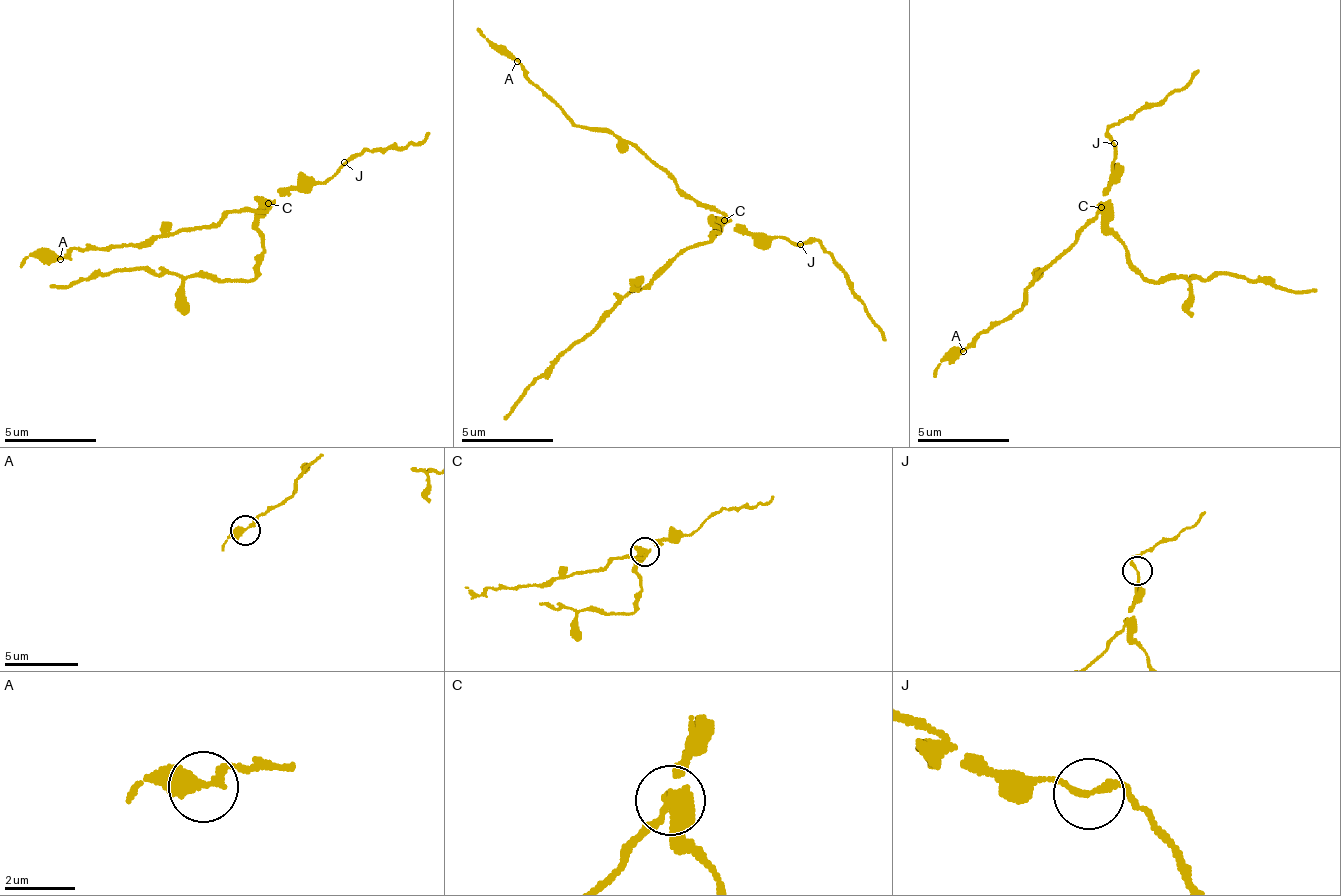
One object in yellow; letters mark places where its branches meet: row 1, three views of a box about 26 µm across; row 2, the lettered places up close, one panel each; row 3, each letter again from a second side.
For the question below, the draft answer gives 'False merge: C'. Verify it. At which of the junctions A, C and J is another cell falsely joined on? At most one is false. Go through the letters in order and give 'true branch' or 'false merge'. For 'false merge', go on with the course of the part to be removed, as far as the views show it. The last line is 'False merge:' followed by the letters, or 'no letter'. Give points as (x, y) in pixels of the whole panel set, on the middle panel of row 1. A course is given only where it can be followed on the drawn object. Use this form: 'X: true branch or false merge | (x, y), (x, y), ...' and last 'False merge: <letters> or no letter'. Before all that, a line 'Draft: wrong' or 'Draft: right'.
Draft: right
A: true branch
C: false merge | (723, 220), (713, 219), (718, 234), (704, 244), (667, 257), (585, 332), (502, 418)
J: true branch
False merge: C

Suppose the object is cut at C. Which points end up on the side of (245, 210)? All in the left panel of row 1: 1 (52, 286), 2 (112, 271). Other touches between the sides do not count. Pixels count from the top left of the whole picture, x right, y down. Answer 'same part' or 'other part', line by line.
1: other part
2: other part

